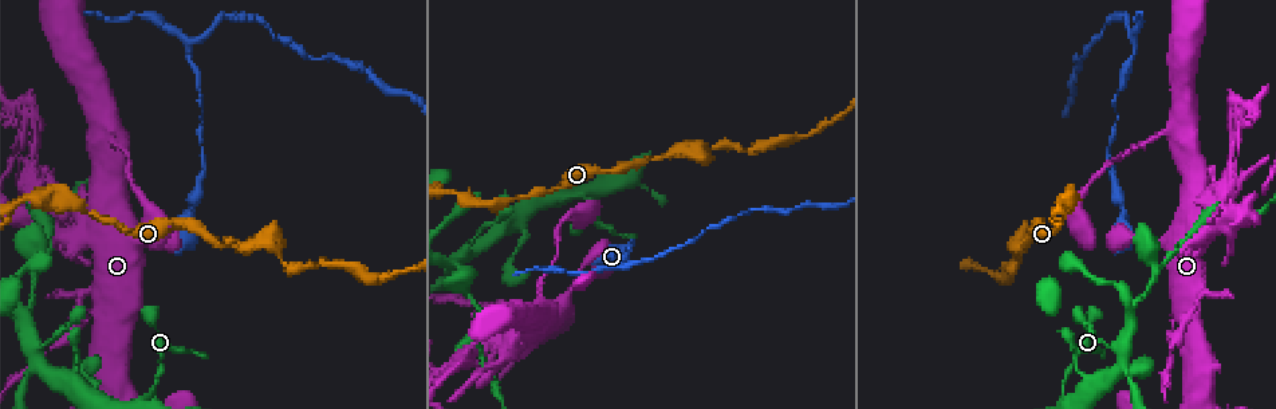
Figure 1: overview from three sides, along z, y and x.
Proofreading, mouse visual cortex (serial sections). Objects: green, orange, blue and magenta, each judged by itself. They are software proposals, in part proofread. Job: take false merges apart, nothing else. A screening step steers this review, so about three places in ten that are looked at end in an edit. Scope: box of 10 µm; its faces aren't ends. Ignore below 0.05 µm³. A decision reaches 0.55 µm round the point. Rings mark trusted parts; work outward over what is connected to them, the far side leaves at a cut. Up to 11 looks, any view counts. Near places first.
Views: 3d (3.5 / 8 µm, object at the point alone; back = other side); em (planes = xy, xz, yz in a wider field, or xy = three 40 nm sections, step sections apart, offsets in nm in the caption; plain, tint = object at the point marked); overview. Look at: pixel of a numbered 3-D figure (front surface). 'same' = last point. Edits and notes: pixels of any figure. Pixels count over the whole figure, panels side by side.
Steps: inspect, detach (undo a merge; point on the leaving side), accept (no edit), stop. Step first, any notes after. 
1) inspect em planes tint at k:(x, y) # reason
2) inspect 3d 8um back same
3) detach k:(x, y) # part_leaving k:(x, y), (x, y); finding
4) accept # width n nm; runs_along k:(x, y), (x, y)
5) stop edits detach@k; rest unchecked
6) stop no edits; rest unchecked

inspect 3d 3.5um at 1:(1195, 303) # abrupt turn

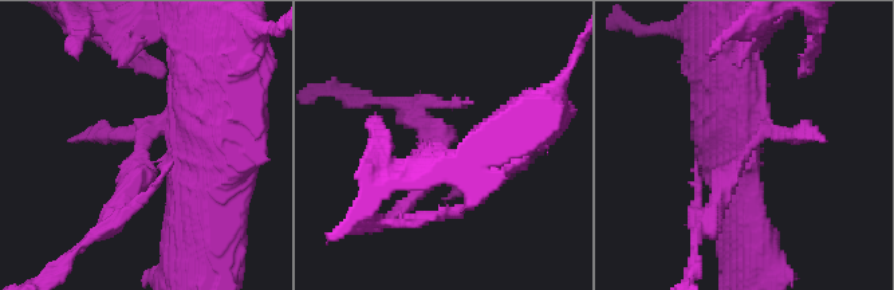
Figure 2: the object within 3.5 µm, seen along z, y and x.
inspect em xy step 3 tint at 2:(140, 149) # need the tissue

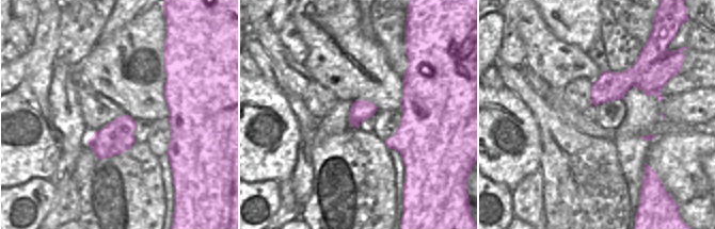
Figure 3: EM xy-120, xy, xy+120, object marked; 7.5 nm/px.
accept # runs_along 2:(195, 104), (141, 137), (111, 219); all the same cell

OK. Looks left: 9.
inspect 3d 3.5um at 1:(458, 351) # sharp bend

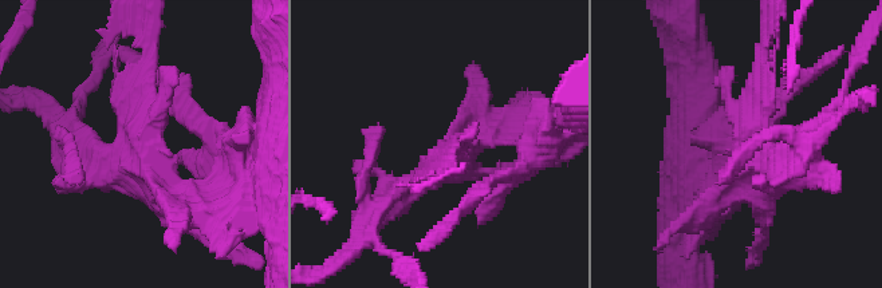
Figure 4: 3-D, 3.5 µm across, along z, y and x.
inspect em xy step 3 tint at 4:(146, 165)

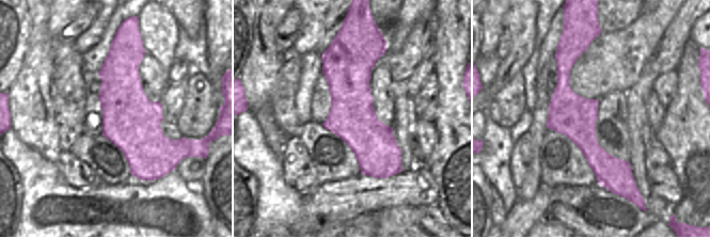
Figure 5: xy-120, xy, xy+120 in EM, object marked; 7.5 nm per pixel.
accept # runs_along 4:(205, 209), (148, 169), (144, 78); one cell here

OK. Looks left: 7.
inspect 3d 8um at 1:(1062, 394) # three arms meet

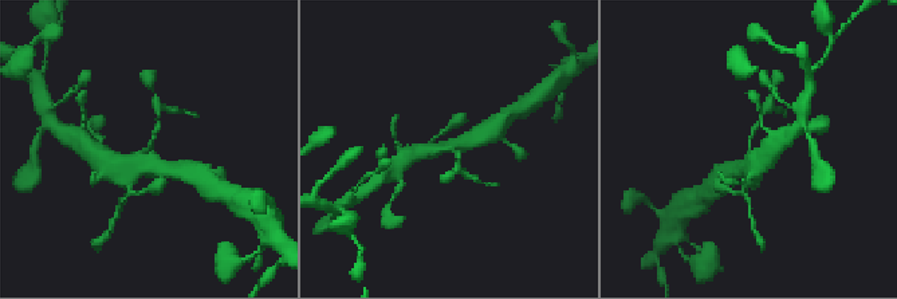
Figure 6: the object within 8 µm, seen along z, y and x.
inspect em xy step 3 tint same # need the tissue

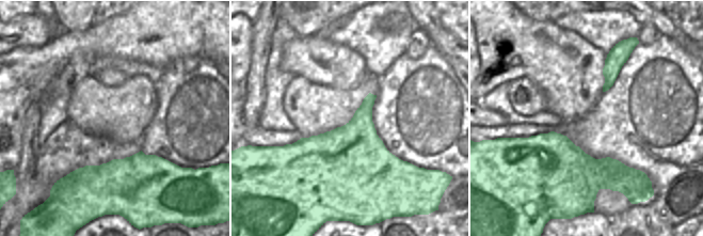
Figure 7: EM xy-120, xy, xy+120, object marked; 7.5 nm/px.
accept # arm_widths 150, 300, 400 nm; runs_along 6:(158, 111), (152, 146), (118, 165); continuous, no second cell

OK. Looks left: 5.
inspect em xy step 1 tint at 1:(457, 263) # sharp bend

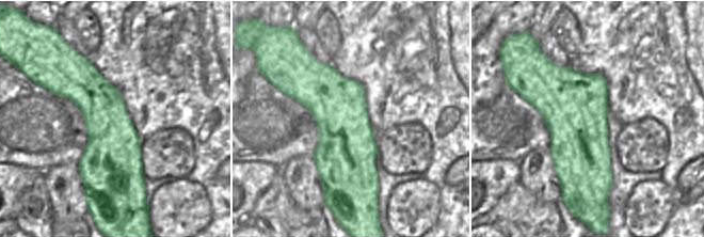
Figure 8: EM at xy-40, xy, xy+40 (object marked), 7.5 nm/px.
inspect 3d 3.5um same # see where the arms go

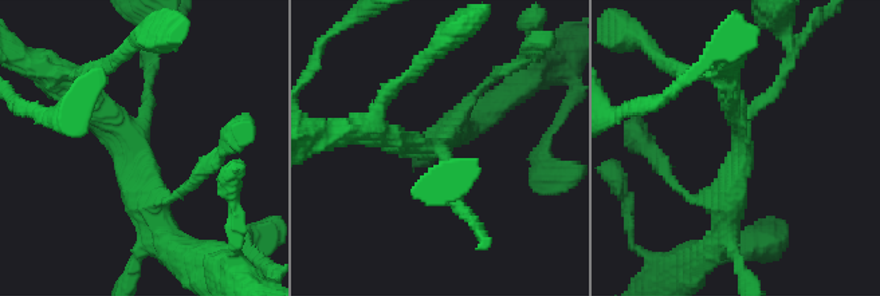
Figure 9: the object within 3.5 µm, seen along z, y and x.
accept # runs_along 9:(726, 227), (742, 125), (784, 75); all the same cell

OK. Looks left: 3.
inspect 3d 3.5um at 1:(1135, 47) # a fork

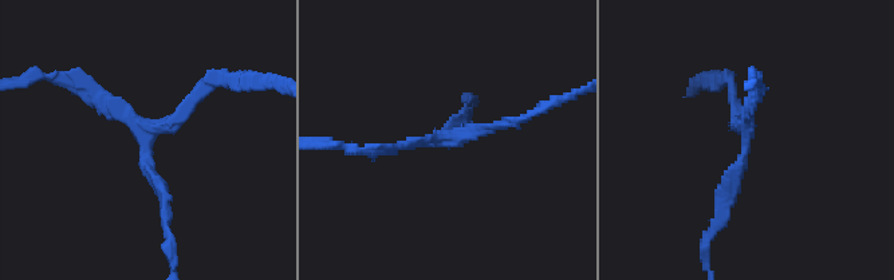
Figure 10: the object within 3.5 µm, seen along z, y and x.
inspect em xy step 1 tint at 10:(448, 137) # shape alone is not enough

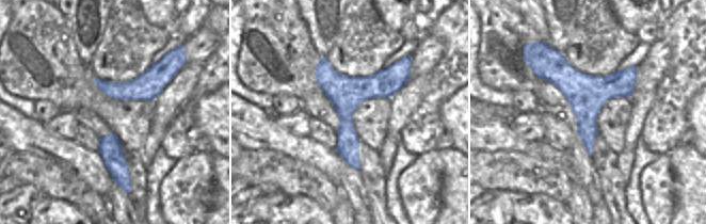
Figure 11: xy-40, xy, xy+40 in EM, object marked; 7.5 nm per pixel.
accept # runs_along 10:(166, 219), (146, 137), (212, 79); one cell here

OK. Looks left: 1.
stop no edits; rest unchecked

